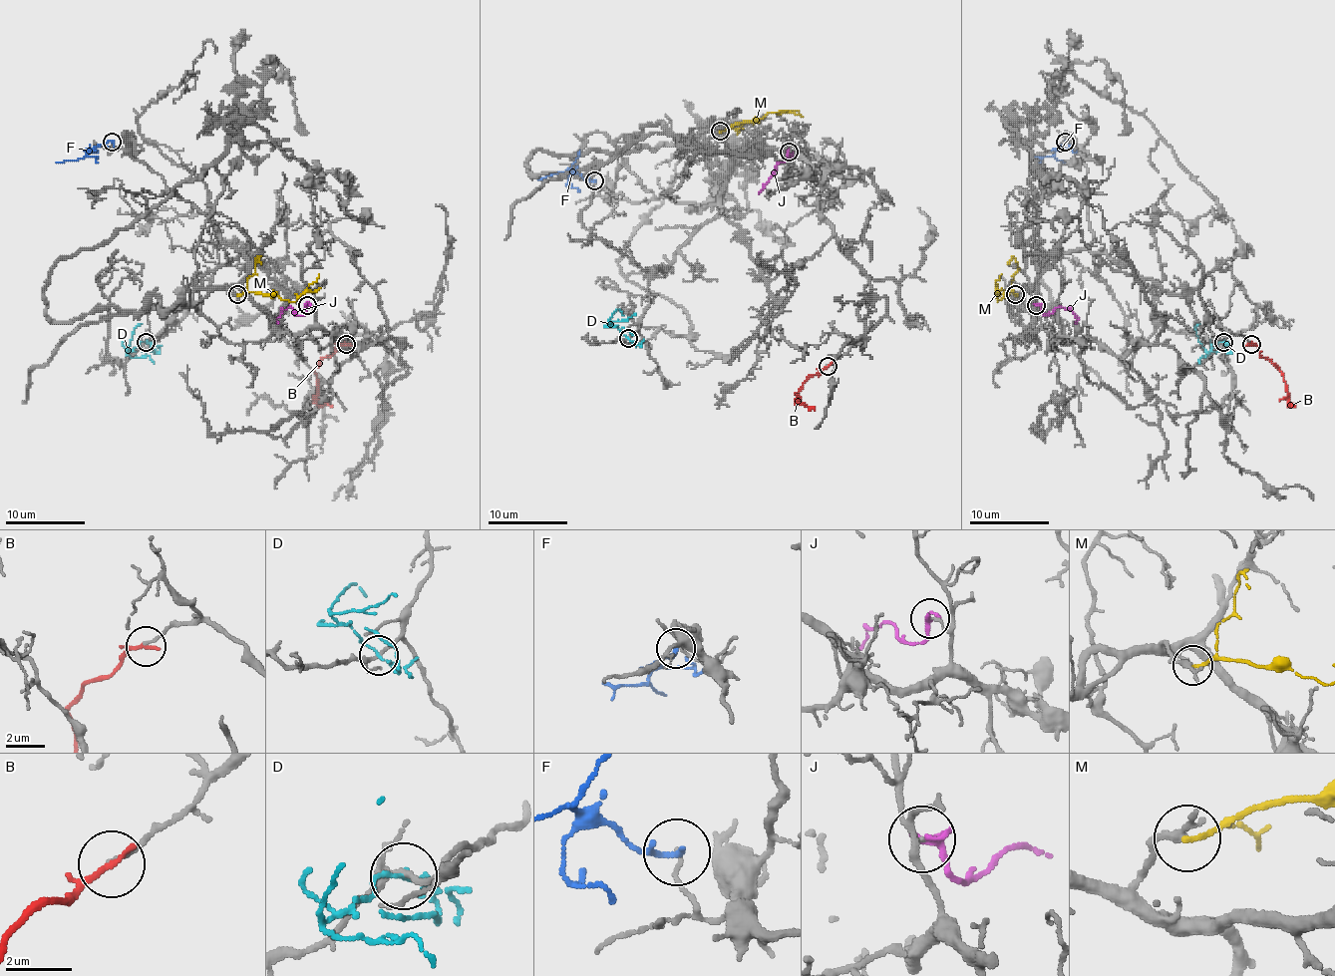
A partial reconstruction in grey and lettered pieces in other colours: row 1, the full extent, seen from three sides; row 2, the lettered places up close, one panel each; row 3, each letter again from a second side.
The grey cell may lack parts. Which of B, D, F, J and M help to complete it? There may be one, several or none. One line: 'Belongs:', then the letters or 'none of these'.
Belongs: B

